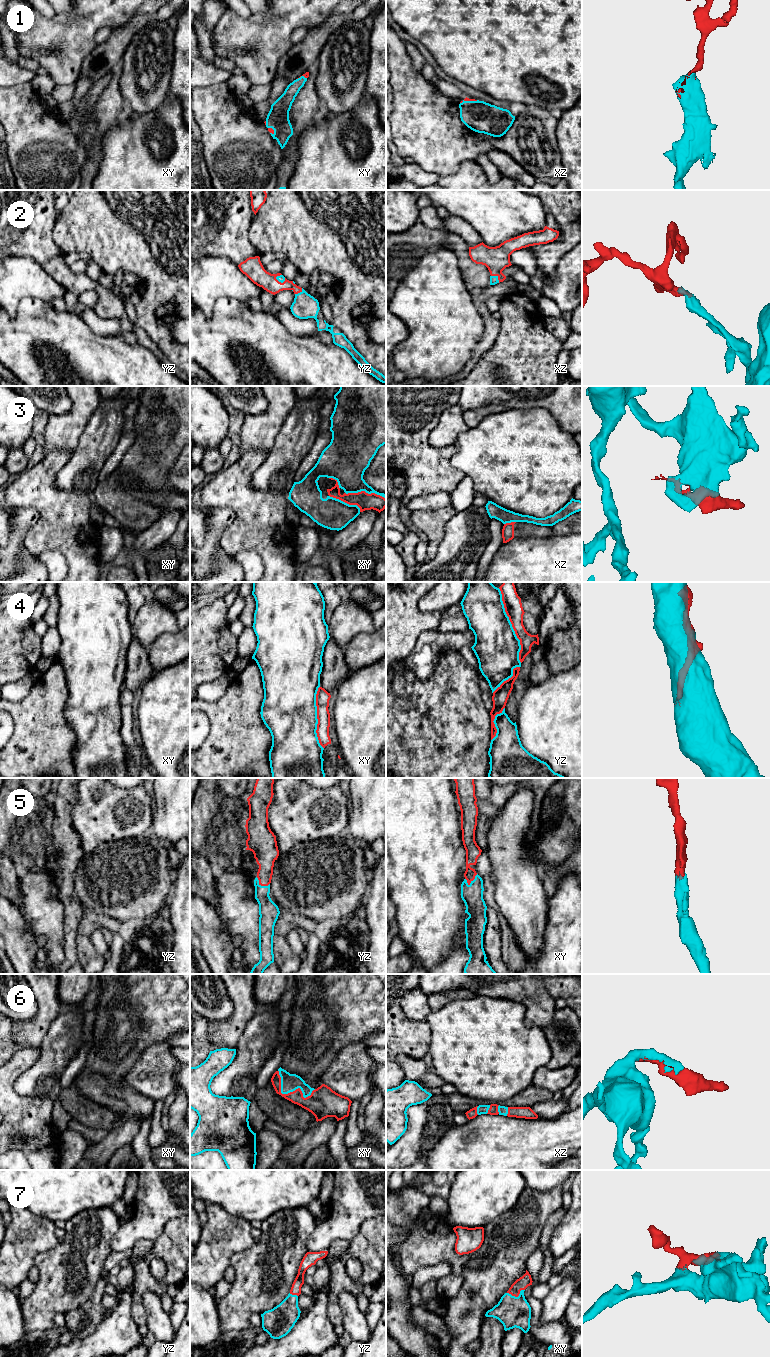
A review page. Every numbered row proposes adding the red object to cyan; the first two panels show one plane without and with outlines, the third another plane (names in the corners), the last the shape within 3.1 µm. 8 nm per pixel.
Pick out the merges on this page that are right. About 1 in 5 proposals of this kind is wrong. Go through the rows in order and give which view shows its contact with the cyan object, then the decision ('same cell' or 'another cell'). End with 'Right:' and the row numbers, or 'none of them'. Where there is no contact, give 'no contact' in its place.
1: contact in xz; same cell
2: contact in xz; same cell
3: contact in xy; another cell
4: contact in yz; another cell
5: contact in xy; same cell
6: contact in xy; same cell
7: contact in xy; same cell
Right: 1, 2, 5, 6, 7

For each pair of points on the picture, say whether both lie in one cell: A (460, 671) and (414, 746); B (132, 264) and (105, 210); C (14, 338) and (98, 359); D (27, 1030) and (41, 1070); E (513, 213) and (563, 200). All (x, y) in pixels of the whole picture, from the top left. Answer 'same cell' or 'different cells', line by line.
A: same cell
B: same cell
C: same cell
D: different cells
E: different cells

